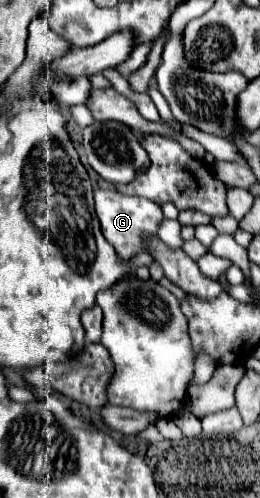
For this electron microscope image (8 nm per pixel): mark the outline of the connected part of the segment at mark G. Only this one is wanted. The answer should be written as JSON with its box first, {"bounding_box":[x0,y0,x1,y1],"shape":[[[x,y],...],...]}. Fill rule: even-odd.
{"bounding_box":[94,190,162,262],"shape":[[[98,190],[94,194],[96,214],[104,238],[114,246],[120,260],[128,262],[136,254],[146,252],[146,236],[158,236],[158,226],[162,222],[162,210],[158,204],[138,196],[122,196],[118,190]]]}

